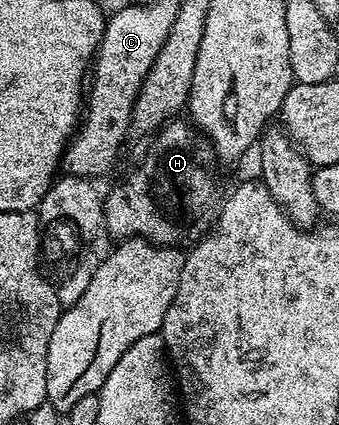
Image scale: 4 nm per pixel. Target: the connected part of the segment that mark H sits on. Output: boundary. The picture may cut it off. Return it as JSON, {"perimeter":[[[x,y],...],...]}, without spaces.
{"perimeter":[[[171,120],[162,127],[161,130],[157,131],[153,135],[150,147],[146,150],[146,155],[138,162],[138,167],[123,180],[119,186],[114,186],[110,190],[110,195],[107,193],[105,195],[105,229],[111,230],[114,234],[122,234],[118,236],[138,236],[145,238],[148,242],[154,242],[157,246],[172,246],[175,248],[185,247],[187,244],[193,244],[203,237],[214,226],[216,222],[216,211],[220,206],[220,196],[218,200],[218,166],[219,163],[216,161],[216,155],[214,152],[214,147],[206,141],[205,137],[201,133],[196,132],[195,127],[191,125],[189,121],[183,120],[183,122],[178,122],[179,120]]]}

